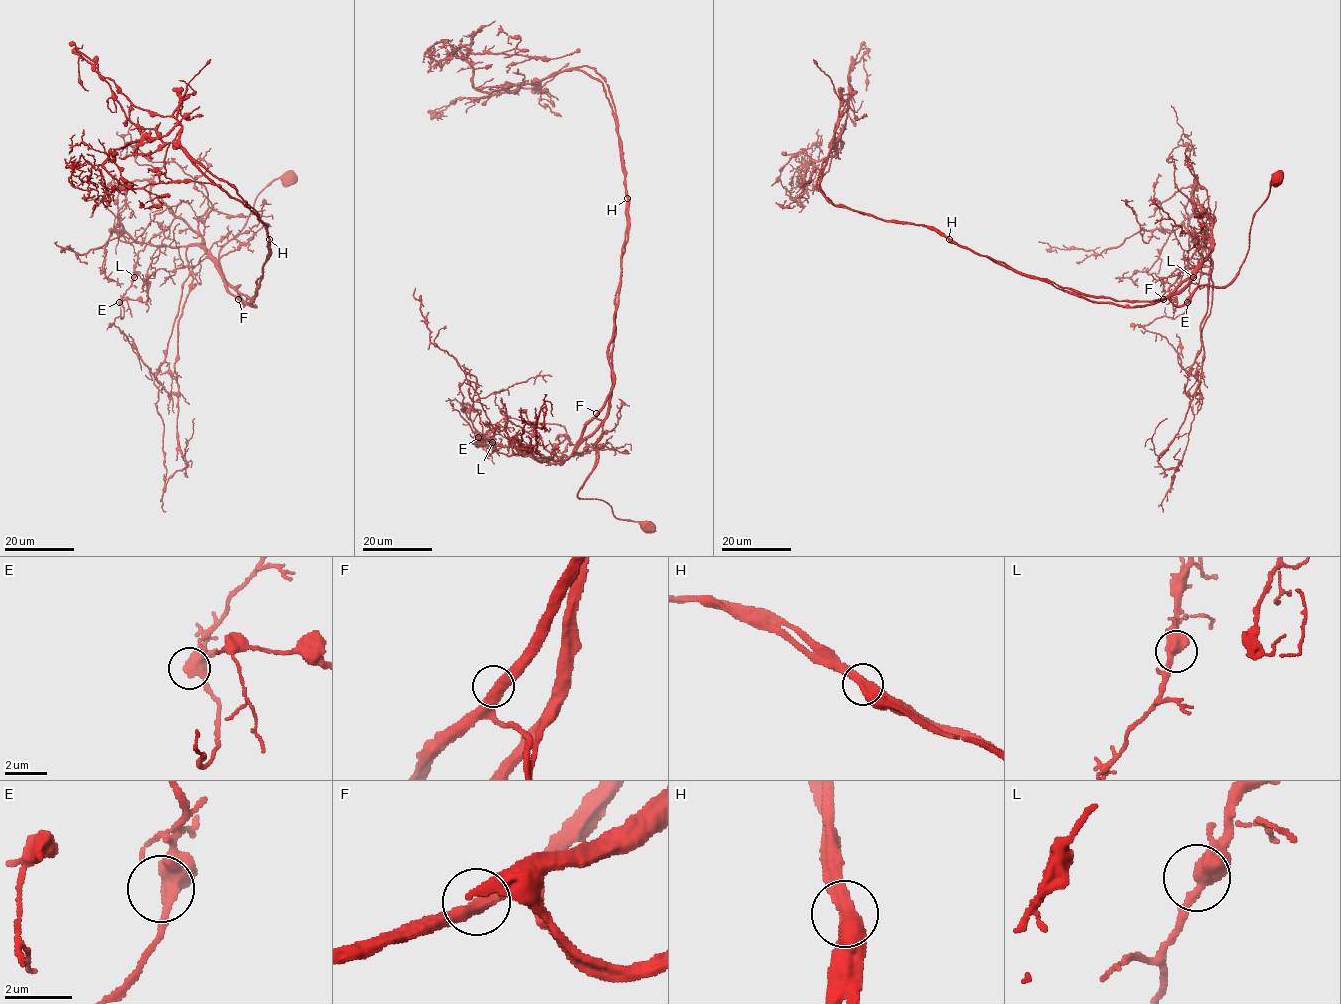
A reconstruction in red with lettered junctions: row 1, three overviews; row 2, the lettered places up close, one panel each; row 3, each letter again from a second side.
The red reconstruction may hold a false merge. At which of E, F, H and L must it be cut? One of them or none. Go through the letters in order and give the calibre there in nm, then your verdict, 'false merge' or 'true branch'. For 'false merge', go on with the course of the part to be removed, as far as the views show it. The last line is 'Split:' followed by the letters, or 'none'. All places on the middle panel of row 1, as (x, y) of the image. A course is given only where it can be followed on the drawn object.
E: 480 nm thick; true branch
F: 440 nm thick; true branch
H: 440 nm thick; false merge; foreign part runs (628, 198), (607, 418), (566, 459), (541, 462), (512, 436), (523, 440), (518, 416)
L: 480 nm thick; true branch
Split: H

